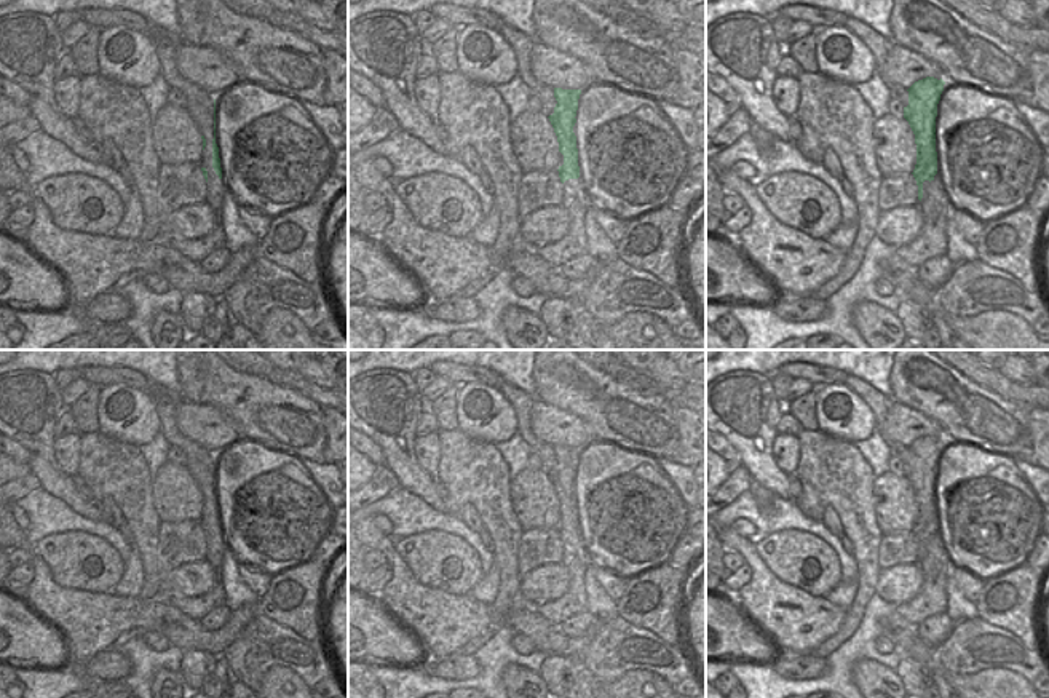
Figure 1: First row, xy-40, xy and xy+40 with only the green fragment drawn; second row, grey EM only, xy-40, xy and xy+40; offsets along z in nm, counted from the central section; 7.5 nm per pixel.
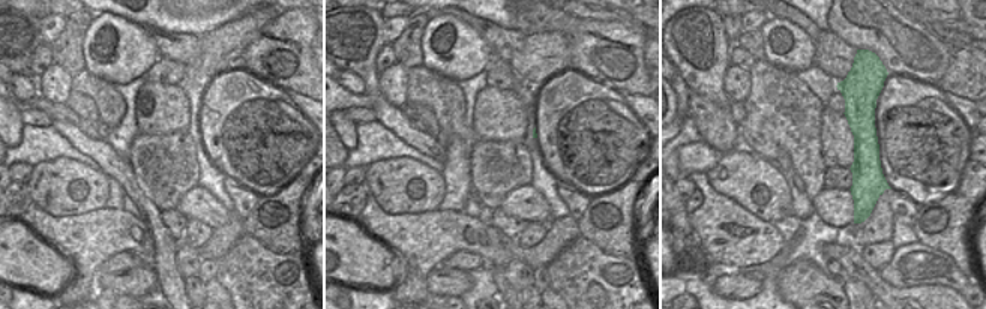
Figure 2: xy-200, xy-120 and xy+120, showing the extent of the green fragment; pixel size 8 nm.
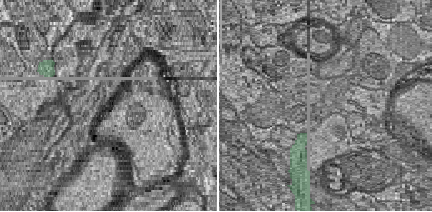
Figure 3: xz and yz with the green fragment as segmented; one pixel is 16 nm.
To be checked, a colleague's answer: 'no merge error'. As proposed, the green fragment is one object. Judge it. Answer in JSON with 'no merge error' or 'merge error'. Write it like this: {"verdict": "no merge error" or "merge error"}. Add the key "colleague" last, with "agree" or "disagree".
{"verdict": "no merge error", "colleague": "agree"}

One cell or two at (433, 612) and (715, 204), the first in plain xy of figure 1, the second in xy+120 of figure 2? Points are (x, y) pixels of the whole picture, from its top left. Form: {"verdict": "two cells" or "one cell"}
{"verdict": "one cell"}

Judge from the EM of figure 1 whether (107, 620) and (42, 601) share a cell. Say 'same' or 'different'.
same

